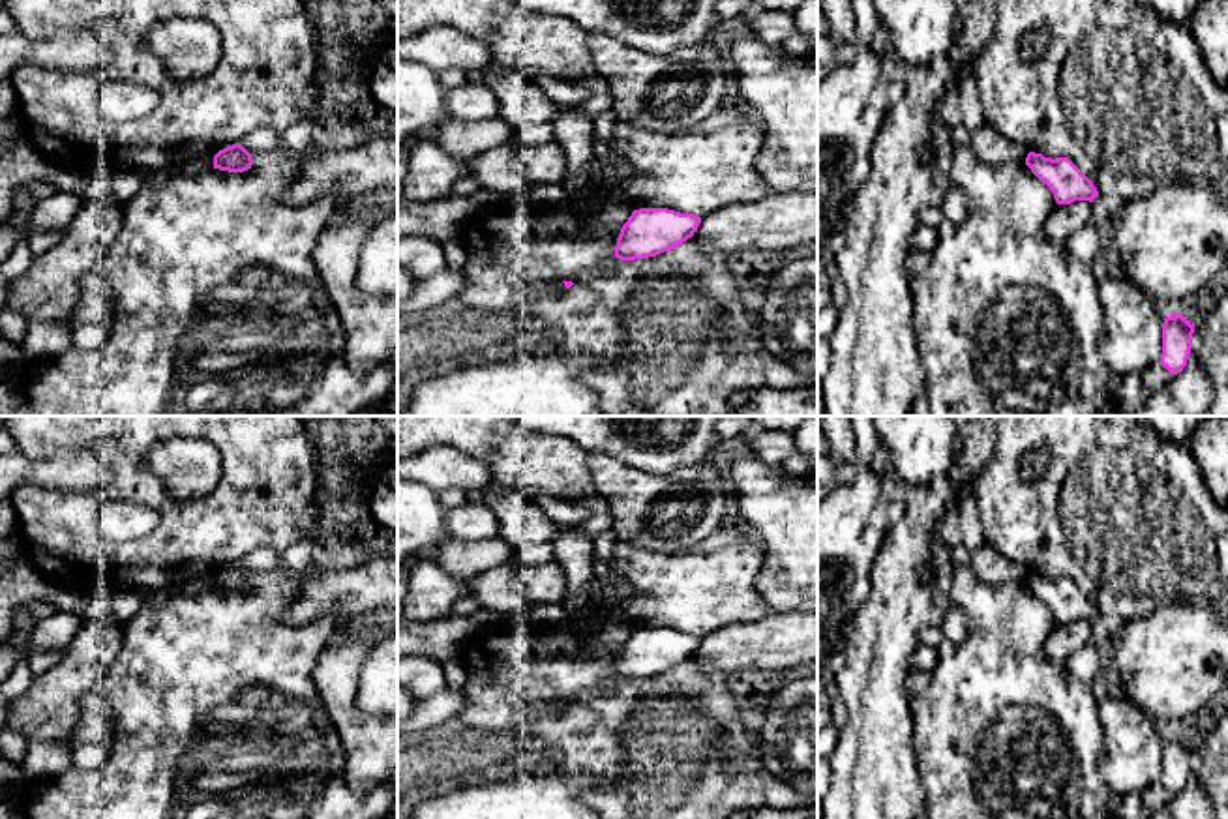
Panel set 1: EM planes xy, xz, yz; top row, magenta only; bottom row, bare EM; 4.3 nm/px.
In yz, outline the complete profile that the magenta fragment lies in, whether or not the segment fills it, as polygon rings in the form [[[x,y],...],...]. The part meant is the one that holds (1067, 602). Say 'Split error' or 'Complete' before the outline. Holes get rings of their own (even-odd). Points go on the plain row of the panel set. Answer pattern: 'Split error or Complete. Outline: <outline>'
Complete. Outline: [[[1029,572],[1026,585],[1031,592],[1050,607],[1057,624],[1074,620],[1093,620],[1099,617],[1093,602],[1069,577],[1044,577]]]

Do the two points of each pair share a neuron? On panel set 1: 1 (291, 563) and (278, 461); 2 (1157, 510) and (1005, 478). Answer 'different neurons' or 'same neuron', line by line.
1: different neurons
2: same neuron

